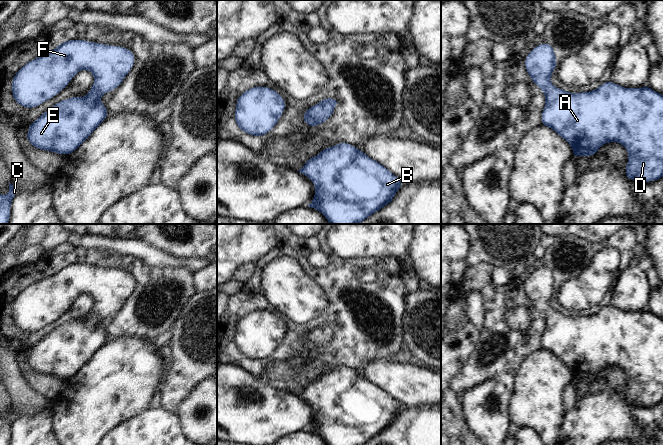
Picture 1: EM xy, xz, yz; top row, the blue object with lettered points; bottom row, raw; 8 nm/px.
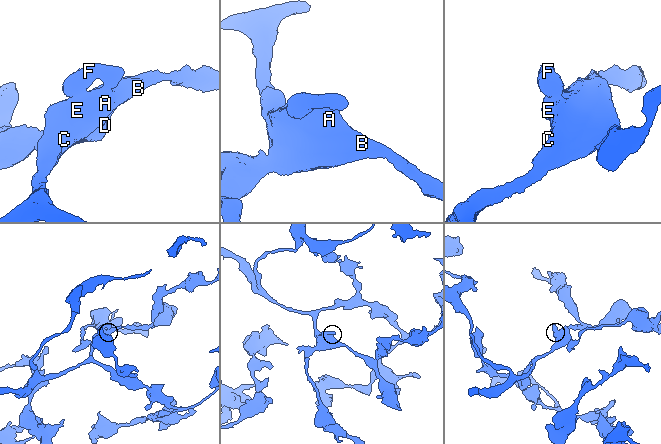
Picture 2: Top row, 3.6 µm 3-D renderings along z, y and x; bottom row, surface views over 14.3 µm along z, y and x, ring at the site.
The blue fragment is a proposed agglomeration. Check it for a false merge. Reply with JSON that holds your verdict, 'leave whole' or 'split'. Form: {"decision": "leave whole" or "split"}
{"decision": "leave whole"}

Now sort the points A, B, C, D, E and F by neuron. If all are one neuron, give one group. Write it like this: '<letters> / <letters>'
A B C D E F

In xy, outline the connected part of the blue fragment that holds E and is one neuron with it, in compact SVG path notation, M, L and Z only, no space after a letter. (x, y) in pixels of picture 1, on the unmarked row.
M66 264L51 276L44 276L37 282L26 287L12 303L12 320L16 327L25 332L34 332L53 322L61 316L81 294L89 294L94 300L94 308L85 321L70 321L62 324L46 334L38 343L29 348L27 364L34 372L54 376L60 379L73 377L107 342L108 334L99 323L106 317L120 310L135 286L134 277L122 270L112 270L88 266L86 264Z

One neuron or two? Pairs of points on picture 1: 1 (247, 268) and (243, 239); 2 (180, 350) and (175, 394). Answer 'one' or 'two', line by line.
1: two
2: one

